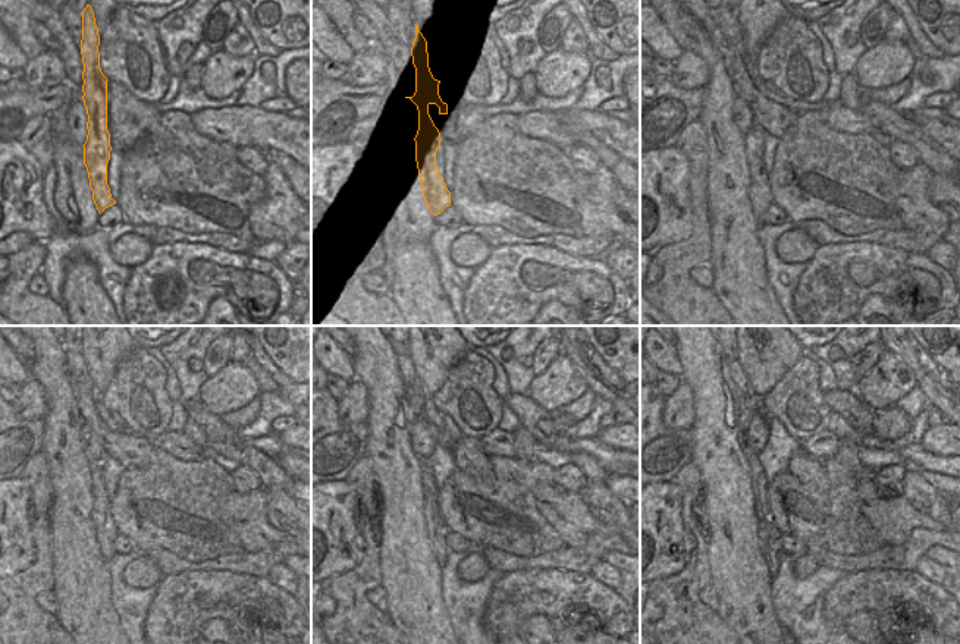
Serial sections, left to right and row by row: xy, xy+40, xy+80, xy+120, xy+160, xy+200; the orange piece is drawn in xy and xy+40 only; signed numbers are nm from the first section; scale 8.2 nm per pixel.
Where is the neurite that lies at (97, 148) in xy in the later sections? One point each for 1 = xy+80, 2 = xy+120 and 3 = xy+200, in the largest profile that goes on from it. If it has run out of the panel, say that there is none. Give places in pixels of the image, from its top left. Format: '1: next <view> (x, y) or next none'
1: next xy+80 (761, 197)
2: next xy+120 (106, 531)
3: next xy+200 (768, 550)

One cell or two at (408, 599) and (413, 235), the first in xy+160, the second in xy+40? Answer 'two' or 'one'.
one

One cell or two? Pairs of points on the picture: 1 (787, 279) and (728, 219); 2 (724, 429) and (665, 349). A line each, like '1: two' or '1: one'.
1: two
2: two

